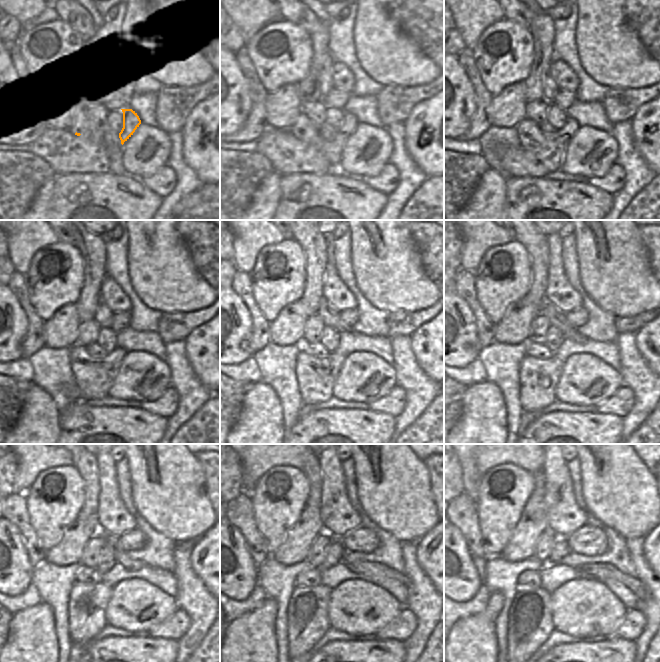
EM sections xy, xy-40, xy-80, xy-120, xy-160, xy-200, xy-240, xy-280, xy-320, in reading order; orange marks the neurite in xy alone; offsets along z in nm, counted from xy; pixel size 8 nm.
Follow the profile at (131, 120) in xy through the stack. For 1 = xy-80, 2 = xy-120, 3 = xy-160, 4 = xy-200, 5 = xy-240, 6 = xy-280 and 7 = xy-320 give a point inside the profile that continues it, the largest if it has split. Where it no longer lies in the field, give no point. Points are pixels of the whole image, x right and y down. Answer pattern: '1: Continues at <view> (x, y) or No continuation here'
1: Continues at xy-80 (550, 151)
2: Continues at xy-120 (98, 376)
3: Continues at xy-160 (321, 374)
4: Continues at xy-200 (538, 378)
5: Continues at xy-240 (87, 603)
6: Continues at xy-280 (307, 621)
7: Continues at xy-320 (530, 624)

